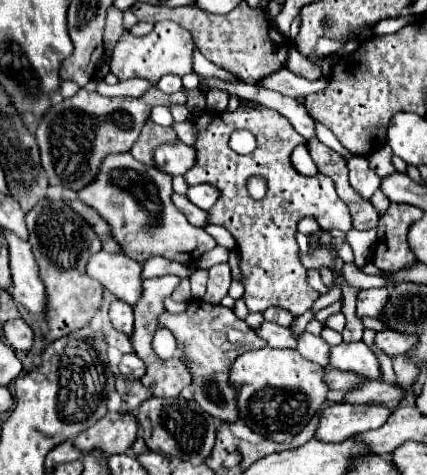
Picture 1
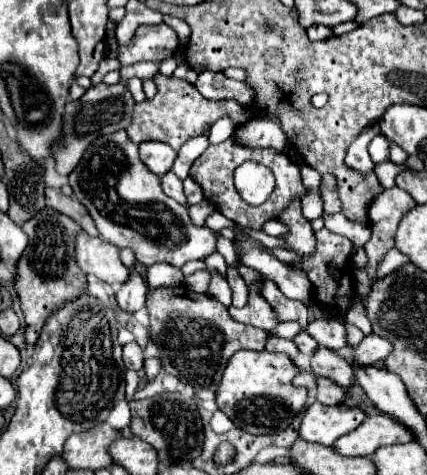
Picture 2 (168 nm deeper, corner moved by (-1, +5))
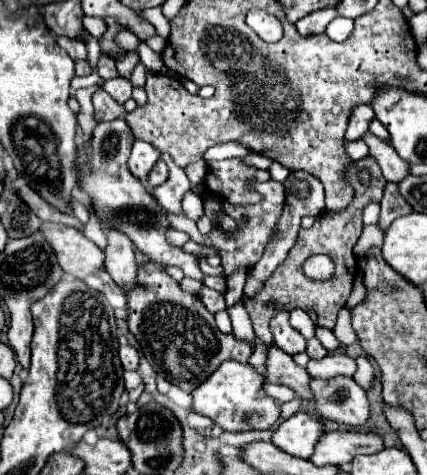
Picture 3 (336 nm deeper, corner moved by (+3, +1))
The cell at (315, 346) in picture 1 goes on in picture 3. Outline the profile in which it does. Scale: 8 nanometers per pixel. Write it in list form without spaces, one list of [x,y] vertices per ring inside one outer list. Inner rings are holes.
[[[312,378],[310,390],[314,394],[314,410],[320,420],[346,424],[352,426],[352,430],[360,430],[368,422],[370,402],[364,388],[358,386],[354,378]]]

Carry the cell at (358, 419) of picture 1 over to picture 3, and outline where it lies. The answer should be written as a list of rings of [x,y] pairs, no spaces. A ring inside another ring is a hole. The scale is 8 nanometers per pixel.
[[[298,412],[274,430],[270,442],[286,454],[294,454],[296,458],[308,458],[322,432],[324,428],[320,420],[308,416],[306,412]]]

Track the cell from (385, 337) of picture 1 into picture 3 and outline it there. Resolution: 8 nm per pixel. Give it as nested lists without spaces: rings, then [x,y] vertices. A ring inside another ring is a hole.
[[[328,354],[322,360],[310,360],[306,364],[306,370],[312,378],[334,378],[334,376],[354,376],[356,372],[356,360],[344,356],[344,354]]]

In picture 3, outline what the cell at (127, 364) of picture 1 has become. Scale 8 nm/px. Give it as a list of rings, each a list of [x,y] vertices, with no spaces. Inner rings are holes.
[[[130,344],[120,346],[120,360],[124,370],[138,370],[138,352]]]

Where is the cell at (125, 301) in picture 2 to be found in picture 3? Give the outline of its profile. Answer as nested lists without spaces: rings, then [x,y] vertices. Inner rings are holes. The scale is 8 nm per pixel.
[[[104,230],[104,234],[108,238],[108,246],[104,248],[104,270],[112,274],[118,286],[128,290],[136,284],[136,270],[138,270],[132,240],[120,234],[120,230]]]

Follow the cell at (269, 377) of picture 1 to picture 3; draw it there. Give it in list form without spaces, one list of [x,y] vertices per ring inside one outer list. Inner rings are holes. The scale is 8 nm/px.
[[[228,360],[220,364],[220,368],[208,376],[196,390],[192,390],[192,410],[210,418],[216,426],[226,432],[244,432],[244,430],[268,430],[280,418],[280,404],[272,402],[262,392],[264,376],[256,372],[252,366]]]

